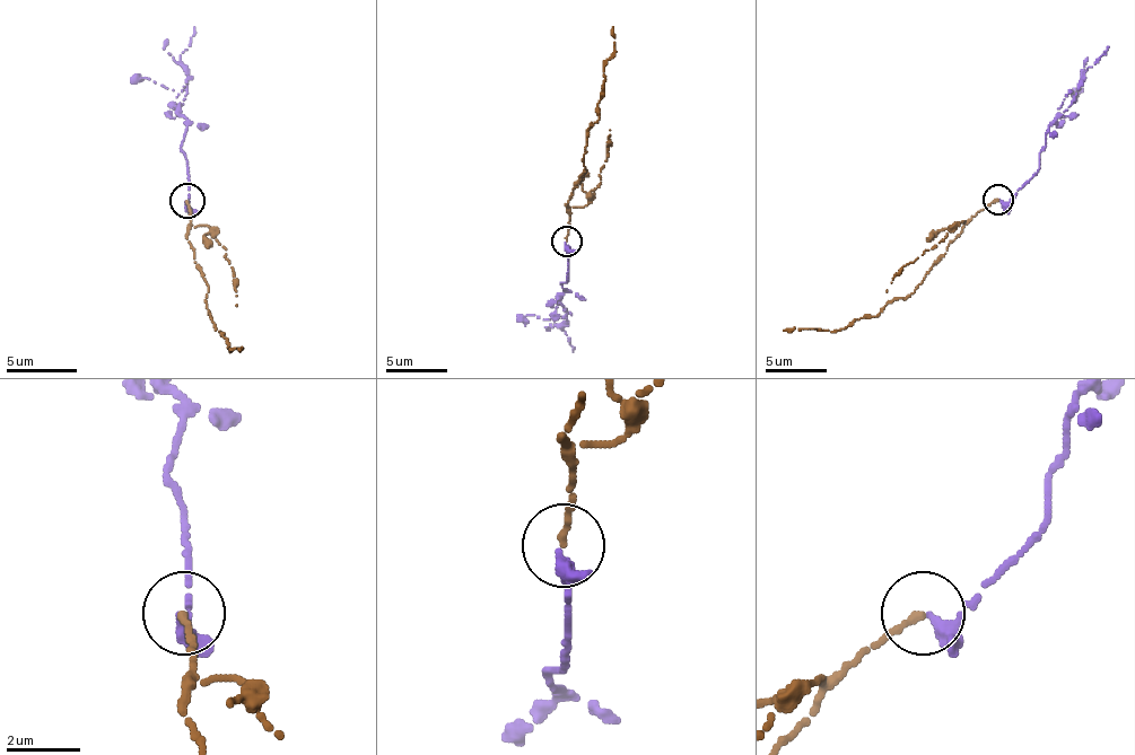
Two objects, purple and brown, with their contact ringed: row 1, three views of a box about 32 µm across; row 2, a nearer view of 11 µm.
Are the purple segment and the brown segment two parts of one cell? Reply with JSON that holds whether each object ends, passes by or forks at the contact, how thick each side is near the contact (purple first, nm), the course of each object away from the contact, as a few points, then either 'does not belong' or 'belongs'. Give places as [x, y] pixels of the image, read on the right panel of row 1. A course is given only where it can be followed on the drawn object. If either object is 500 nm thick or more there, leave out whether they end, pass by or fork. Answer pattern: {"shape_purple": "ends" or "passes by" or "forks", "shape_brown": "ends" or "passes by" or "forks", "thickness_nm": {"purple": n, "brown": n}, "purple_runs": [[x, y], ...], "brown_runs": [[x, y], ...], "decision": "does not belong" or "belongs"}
{"shape_purple": "passes by", "shape_brown": "ends", "thickness_nm": {"purple": 240, "brown": 200}, "purple_runs": [[998, 199], [1007, 201], [1038, 170], [1045, 133], [1072, 103], [1084, 72], [1109, 47]], "brown_runs": [[998, 199], [961, 229], [911, 293], [893, 297], [875, 315], [860, 318], [838, 331], [808, 327], [783, 331]], "decision": "belongs"}

